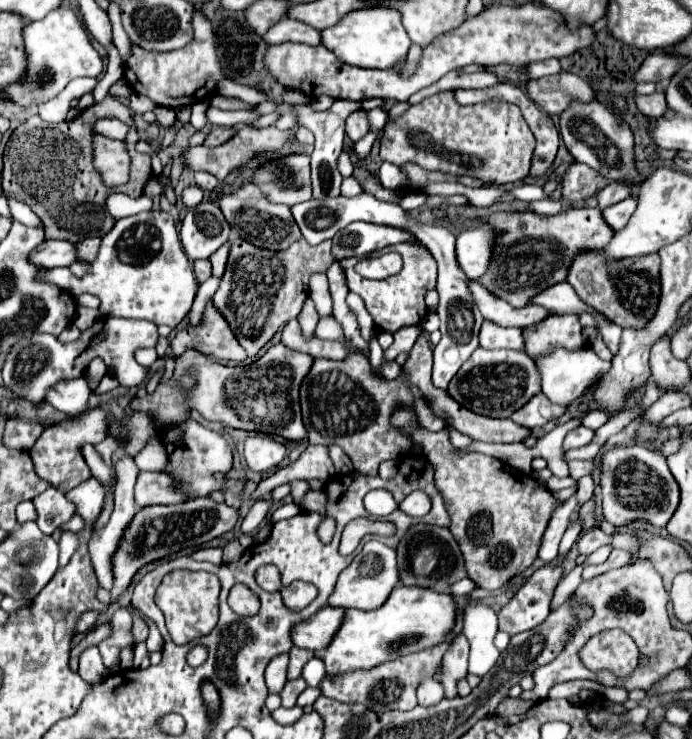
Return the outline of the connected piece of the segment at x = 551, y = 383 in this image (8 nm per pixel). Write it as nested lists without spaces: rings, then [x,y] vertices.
[[[588,346],[588,348],[574,350],[574,352],[558,348],[558,350],[538,358],[536,366],[538,366],[540,374],[542,374],[542,392],[548,396],[548,400],[552,404],[568,407],[572,402],[578,402],[590,388],[594,388],[600,382],[600,376],[608,374],[612,364],[598,358],[594,354],[594,350]]]

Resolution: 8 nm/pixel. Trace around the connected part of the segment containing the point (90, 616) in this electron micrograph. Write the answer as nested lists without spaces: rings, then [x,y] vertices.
[[[98,610],[84,612],[84,614],[82,614],[82,618],[78,620],[76,634],[78,634],[78,632],[88,632],[88,630],[92,630],[92,628],[96,626],[96,620],[98,620],[98,616],[100,616],[100,612],[98,612]]]

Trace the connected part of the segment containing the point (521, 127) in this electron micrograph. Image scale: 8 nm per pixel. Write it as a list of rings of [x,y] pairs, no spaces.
[[[448,90],[410,106],[396,120],[388,120],[380,140],[380,158],[396,166],[416,162],[426,170],[472,176],[488,184],[508,184],[526,178],[534,146],[534,134],[518,106],[508,102],[460,106],[454,92]]]

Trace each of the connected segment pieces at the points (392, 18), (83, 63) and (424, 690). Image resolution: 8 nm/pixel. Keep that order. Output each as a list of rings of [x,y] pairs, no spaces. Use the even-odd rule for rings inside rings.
[[[364,8],[354,10],[344,16],[338,24],[322,30],[322,44],[332,50],[340,60],[372,70],[390,70],[402,64],[410,50],[410,38],[403,24],[400,24],[400,14],[388,8]]]
[[[66,6],[50,12],[44,20],[28,22],[24,28],[24,46],[28,52],[28,76],[24,82],[6,88],[6,94],[14,104],[32,106],[54,98],[66,84],[82,76],[100,76],[104,62],[98,50],[92,46],[92,38],[84,22]]]
[[[426,678],[418,686],[418,704],[420,706],[434,706],[444,698],[444,690],[436,678]]]

